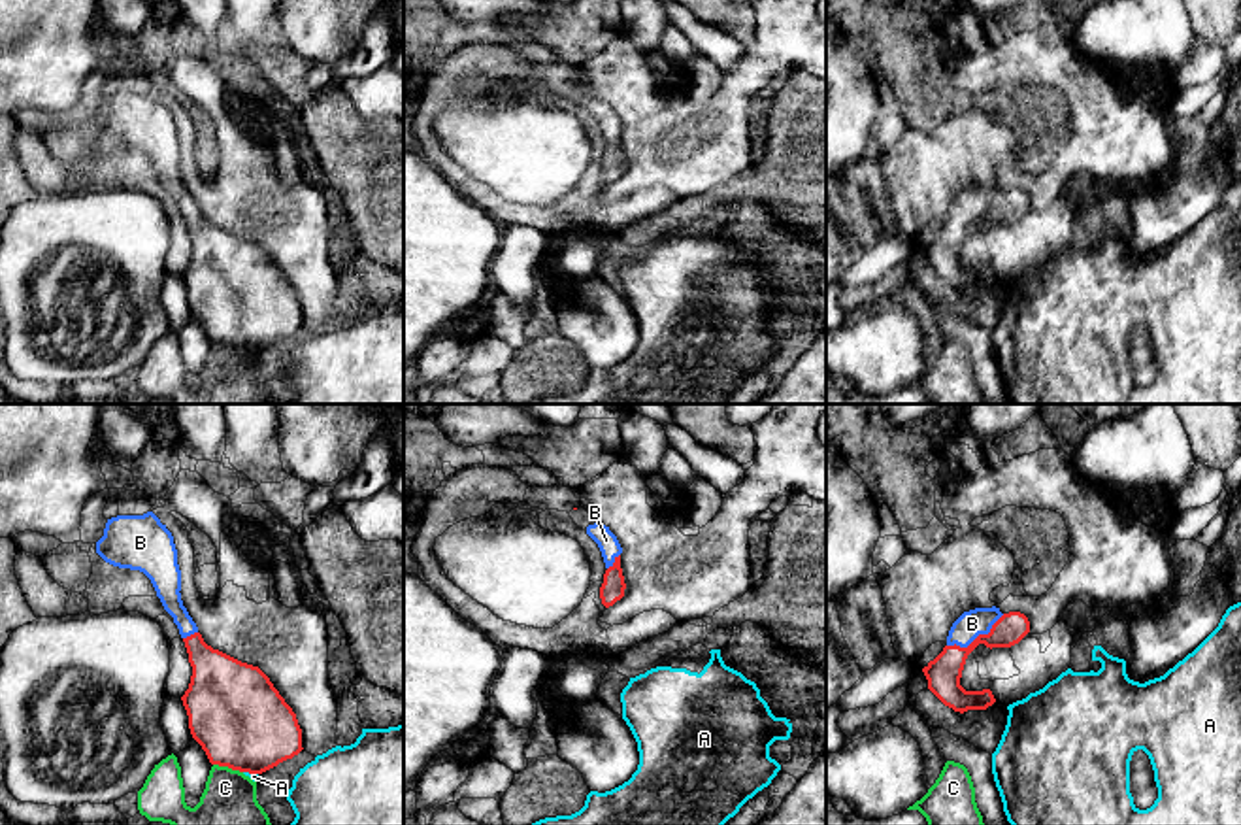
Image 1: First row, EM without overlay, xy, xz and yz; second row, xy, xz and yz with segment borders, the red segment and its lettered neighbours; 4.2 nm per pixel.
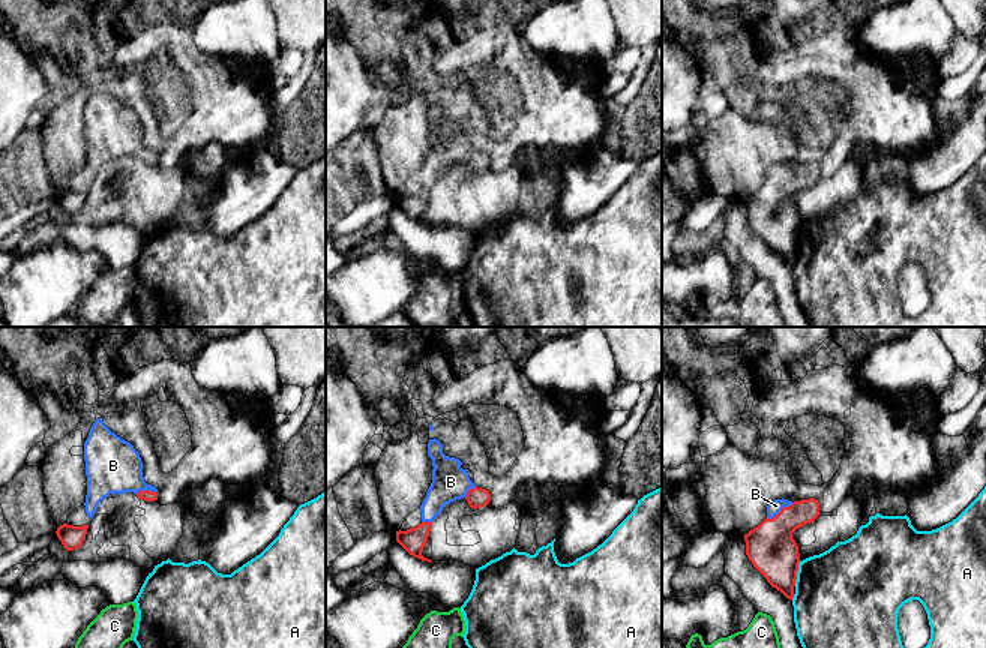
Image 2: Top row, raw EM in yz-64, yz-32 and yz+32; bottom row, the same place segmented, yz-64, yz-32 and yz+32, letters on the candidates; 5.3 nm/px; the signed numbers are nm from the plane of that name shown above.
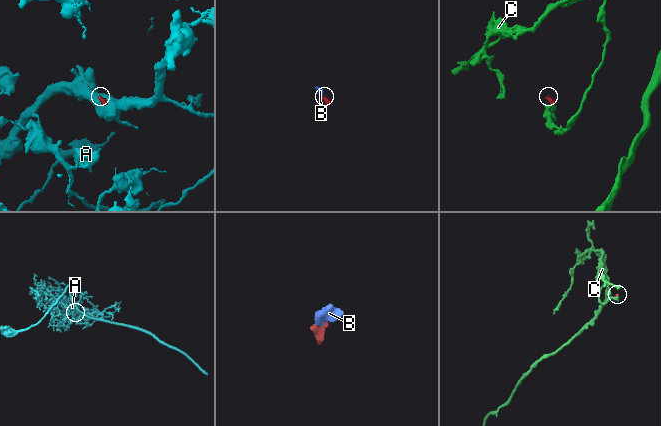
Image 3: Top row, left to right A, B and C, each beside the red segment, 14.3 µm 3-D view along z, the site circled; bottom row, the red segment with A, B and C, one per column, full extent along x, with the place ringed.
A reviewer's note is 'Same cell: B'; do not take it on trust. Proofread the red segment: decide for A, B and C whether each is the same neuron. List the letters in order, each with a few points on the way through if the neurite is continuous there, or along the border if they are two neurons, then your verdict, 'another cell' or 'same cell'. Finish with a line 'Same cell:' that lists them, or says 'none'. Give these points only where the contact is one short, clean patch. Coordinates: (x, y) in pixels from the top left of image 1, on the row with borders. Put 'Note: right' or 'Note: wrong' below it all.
A: another cell
B: across yz (943, 673), (977, 637), (972, 623) | same cell
C: along xy (214, 763), (242, 773) | another cell
Same cell: B
Note: right

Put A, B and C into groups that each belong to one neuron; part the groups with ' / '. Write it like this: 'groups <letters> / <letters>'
groups A / B / C

